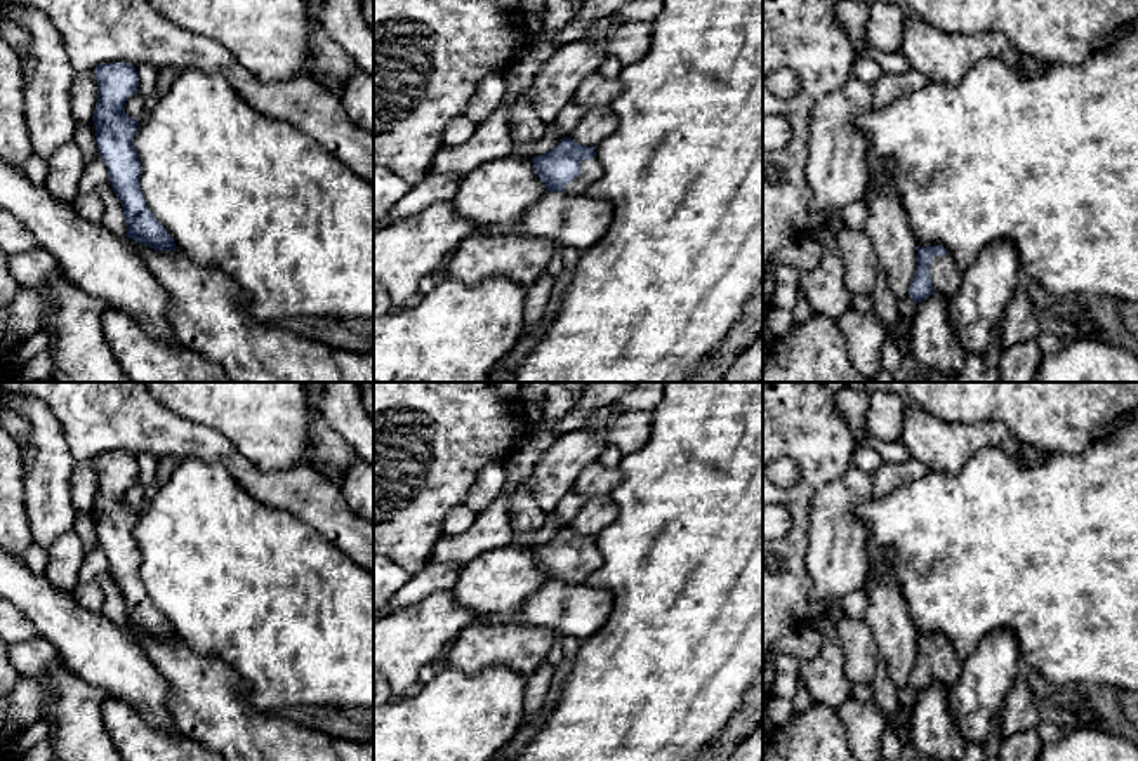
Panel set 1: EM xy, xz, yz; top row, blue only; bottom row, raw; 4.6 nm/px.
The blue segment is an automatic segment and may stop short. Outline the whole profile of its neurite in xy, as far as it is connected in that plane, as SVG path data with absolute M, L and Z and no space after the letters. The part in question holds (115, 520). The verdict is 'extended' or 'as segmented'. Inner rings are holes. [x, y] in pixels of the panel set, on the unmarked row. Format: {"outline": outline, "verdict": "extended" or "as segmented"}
{"outline": "M106 452L96 455L94 462L97 492L92 511L97 542L123 596L125 625L155 639L175 639L174 627L149 601L141 582L141 551L134 539L139 513L123 500L125 490L137 481L137 460L127 452Z", "verdict": "as segmented"}

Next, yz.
{"outline": "M942 634L917 636L917 658L909 676L909 686L917 693L935 681L952 688L963 662Z", "verdict": "extended"}

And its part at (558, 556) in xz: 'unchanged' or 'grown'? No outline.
grown

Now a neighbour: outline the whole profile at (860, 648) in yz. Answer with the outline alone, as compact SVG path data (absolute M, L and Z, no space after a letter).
M841 617L836 624L844 648L846 678L851 685L872 683L879 664L877 643L865 619Z

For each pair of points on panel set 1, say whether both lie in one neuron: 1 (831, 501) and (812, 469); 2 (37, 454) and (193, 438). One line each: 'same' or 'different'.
1: different
2: different

